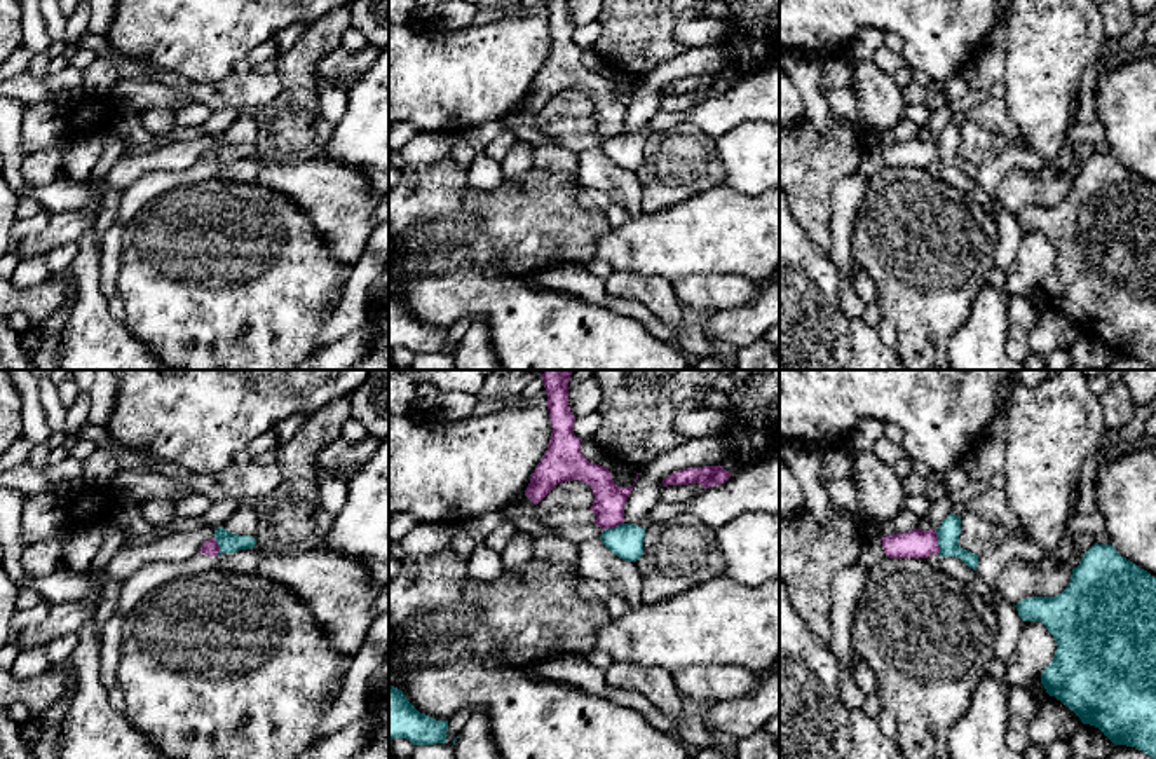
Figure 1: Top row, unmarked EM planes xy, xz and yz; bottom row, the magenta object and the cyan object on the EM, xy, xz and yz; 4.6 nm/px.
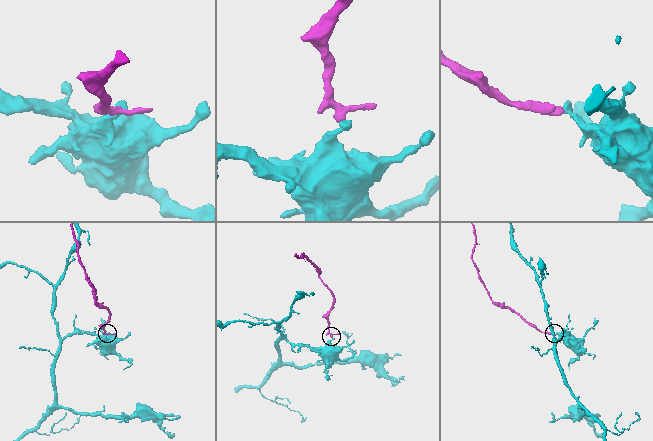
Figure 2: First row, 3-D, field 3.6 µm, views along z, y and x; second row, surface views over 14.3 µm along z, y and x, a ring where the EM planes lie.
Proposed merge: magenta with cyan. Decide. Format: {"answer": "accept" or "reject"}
{"answer": "reject"}

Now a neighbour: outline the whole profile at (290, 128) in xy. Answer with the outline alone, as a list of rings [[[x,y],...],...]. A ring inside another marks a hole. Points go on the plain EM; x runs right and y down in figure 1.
[[[340,5],[321,19],[309,23],[302,38],[281,52],[275,72],[282,92],[255,113],[258,127],[256,154],[274,164],[321,157],[335,124],[317,110],[319,61],[340,47],[350,26],[350,7]]]

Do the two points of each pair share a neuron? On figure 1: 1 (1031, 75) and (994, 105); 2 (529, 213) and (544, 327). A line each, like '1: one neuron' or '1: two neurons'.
1: two neurons
2: two neurons

